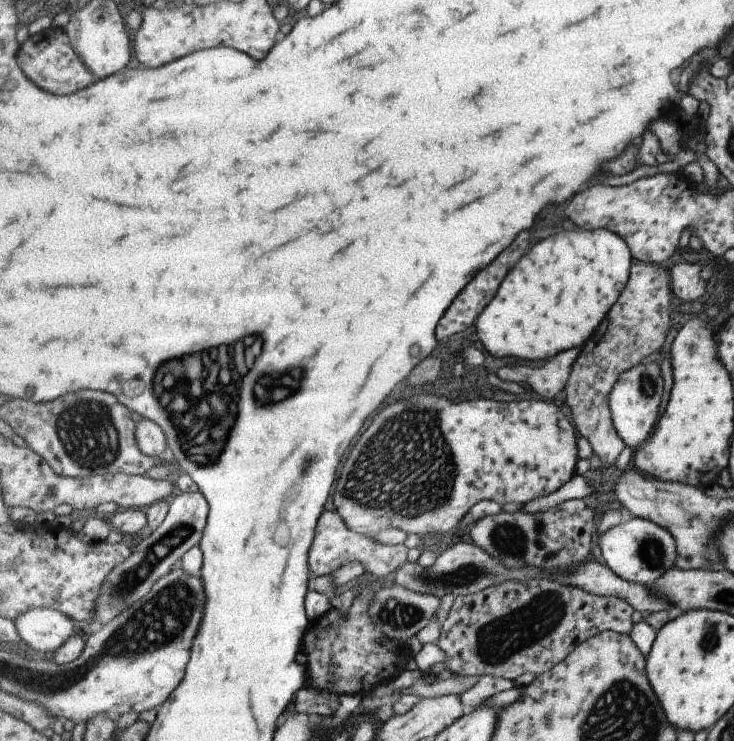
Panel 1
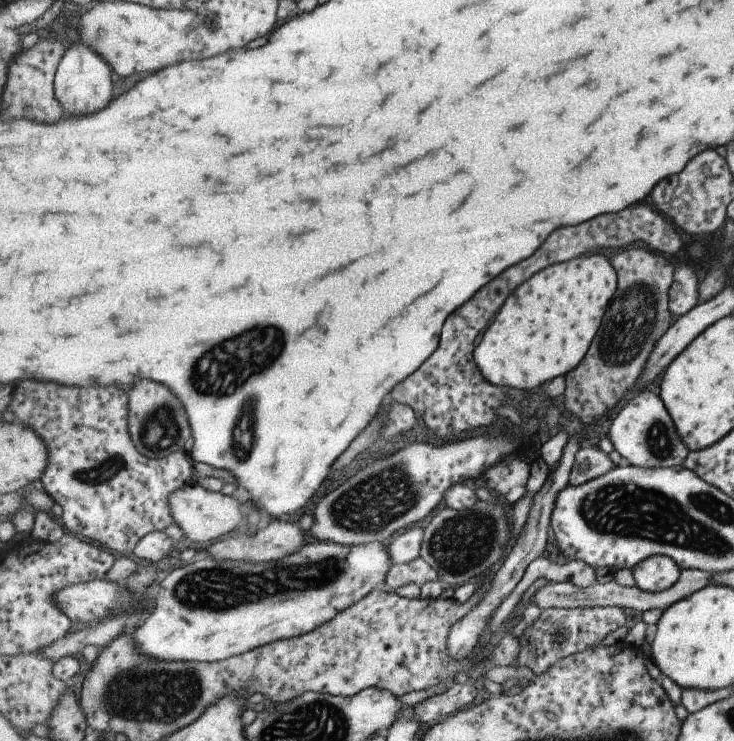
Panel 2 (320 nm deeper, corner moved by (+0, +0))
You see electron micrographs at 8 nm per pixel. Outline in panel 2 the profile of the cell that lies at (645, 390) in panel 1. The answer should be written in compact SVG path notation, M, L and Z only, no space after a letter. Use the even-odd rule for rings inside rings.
M647 389L635 393L623 403L607 435L625 463L643 468L683 465L691 451L678 433L672 413L668 411L664 400Z

